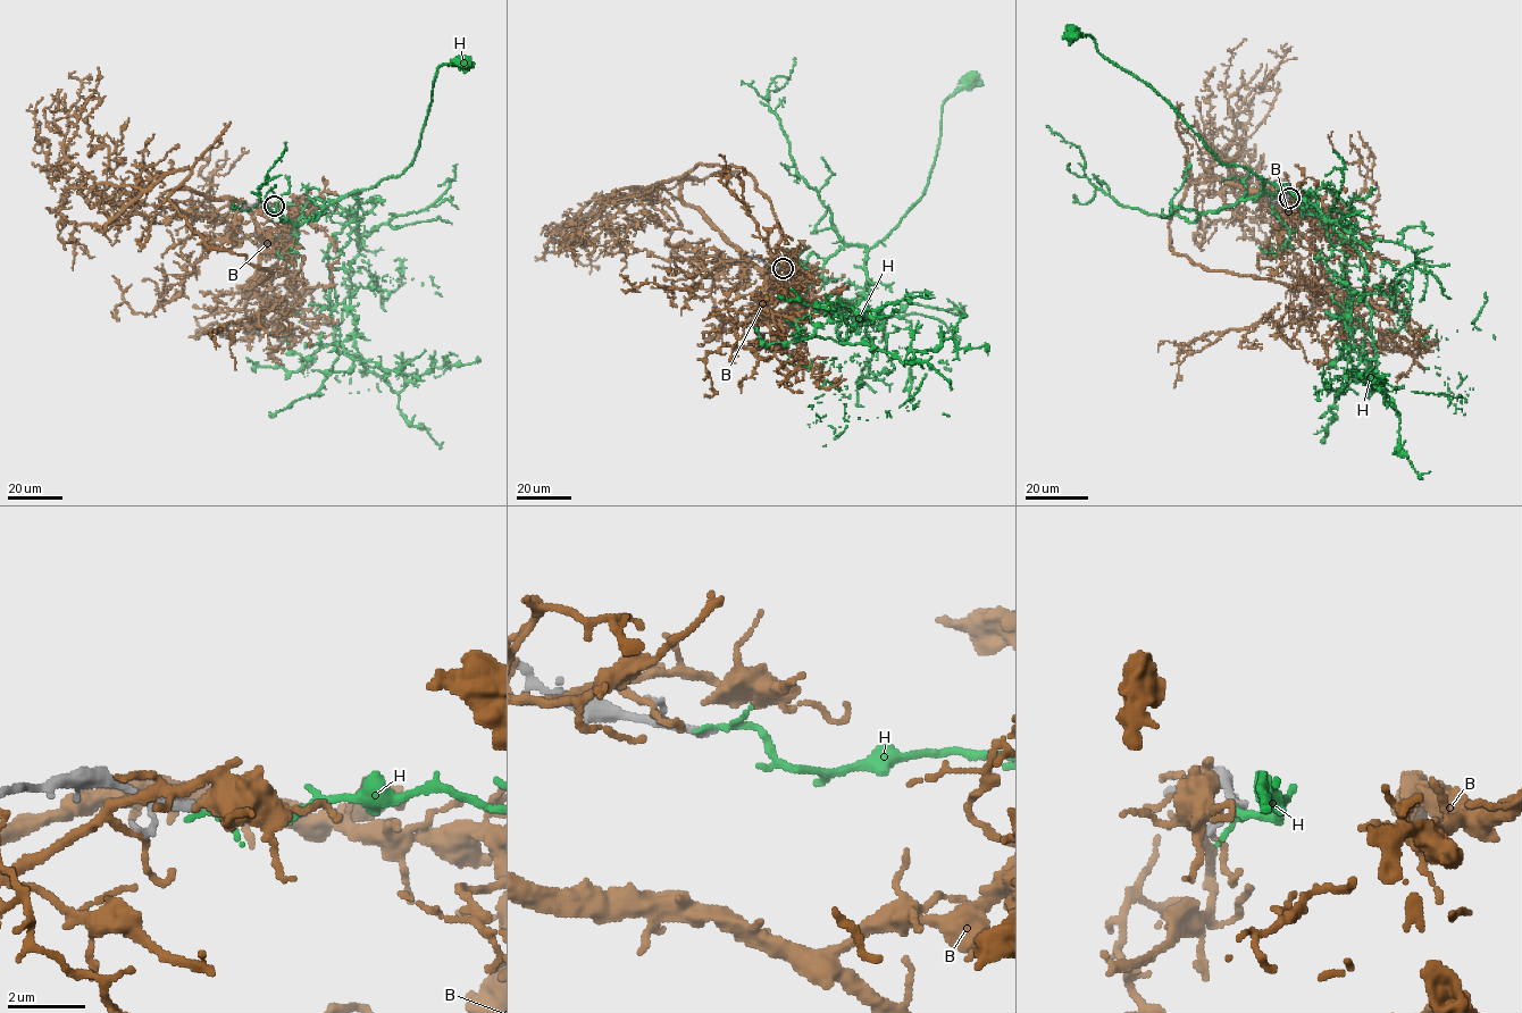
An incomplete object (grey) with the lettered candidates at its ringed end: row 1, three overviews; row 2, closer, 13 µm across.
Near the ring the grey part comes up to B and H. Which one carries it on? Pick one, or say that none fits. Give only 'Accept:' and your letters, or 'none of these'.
Accept: H

